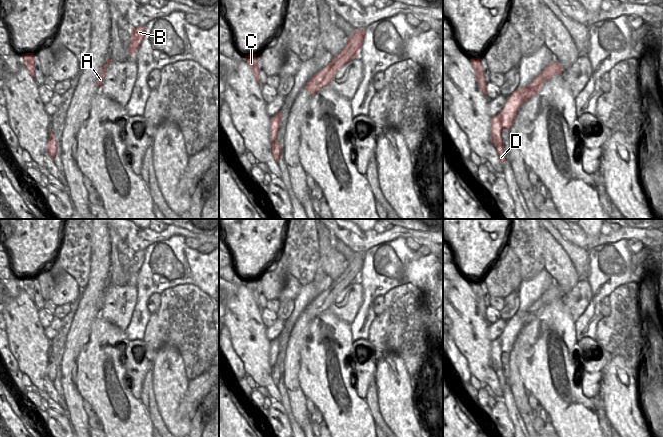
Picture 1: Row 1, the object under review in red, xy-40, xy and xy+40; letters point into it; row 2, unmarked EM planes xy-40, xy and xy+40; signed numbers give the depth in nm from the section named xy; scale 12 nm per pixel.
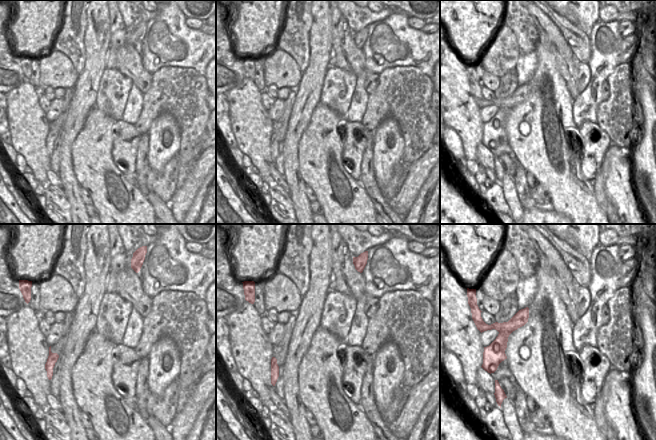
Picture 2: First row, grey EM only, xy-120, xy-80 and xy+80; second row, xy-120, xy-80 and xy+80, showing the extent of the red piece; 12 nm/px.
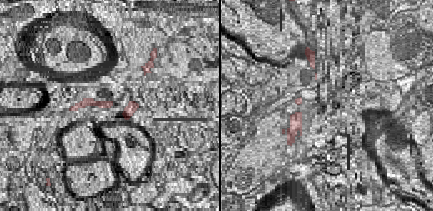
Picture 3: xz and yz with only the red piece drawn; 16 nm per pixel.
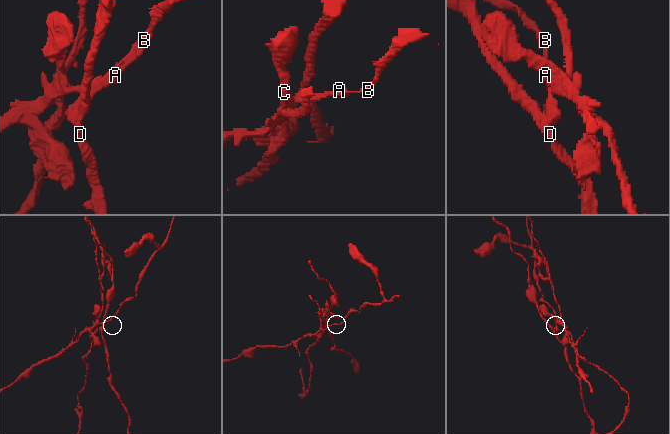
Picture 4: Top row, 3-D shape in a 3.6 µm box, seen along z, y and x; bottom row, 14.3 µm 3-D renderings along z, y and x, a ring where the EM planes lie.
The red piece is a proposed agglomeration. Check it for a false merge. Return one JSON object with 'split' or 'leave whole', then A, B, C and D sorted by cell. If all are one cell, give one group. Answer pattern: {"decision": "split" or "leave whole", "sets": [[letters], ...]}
{"decision": "split", "sets": [["A", "B", "C"], ["D"]]}

